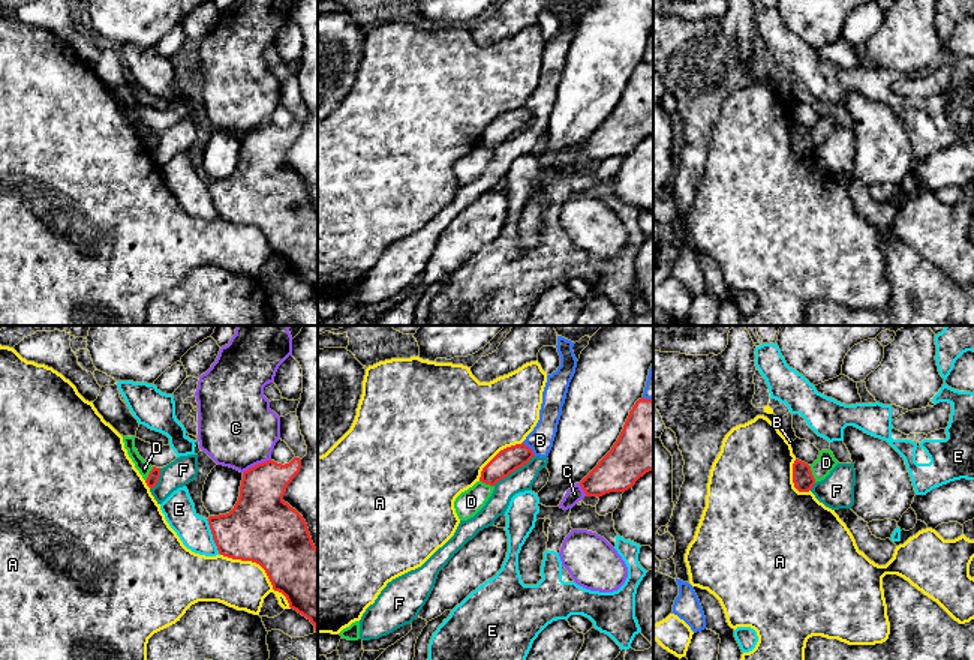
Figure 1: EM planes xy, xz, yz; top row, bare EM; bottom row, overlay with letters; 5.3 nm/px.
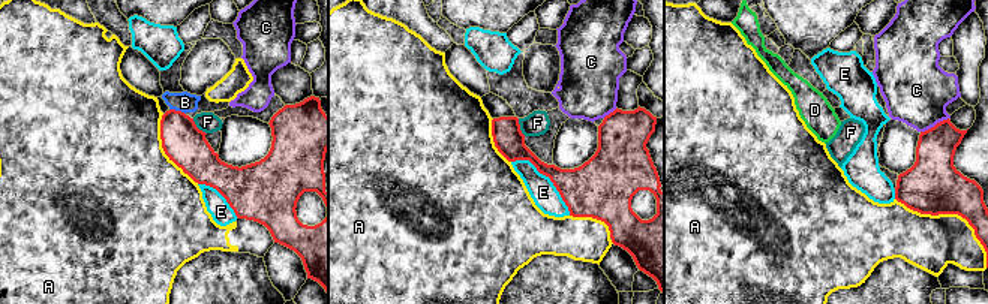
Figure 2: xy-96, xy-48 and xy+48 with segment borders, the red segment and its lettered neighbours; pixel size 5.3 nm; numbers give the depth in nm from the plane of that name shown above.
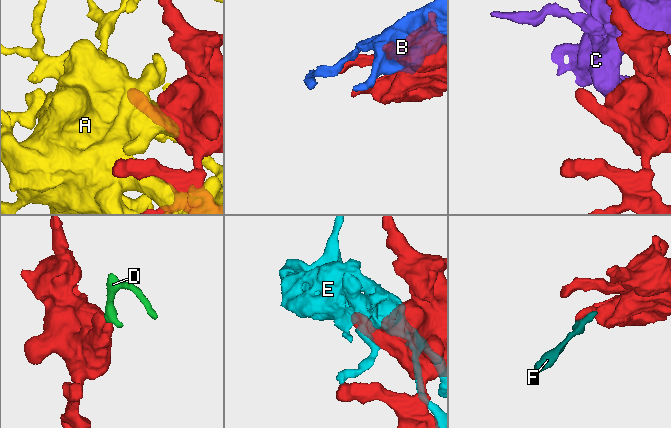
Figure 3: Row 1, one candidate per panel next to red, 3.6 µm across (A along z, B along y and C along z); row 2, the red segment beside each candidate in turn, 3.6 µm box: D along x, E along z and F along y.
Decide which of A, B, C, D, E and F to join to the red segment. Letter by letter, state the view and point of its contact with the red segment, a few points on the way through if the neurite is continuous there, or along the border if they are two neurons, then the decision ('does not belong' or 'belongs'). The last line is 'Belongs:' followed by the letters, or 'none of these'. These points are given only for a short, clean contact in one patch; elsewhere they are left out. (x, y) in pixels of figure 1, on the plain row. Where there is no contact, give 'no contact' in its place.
A: xy (262, 231) | does not belong
B: xz (529, 113) | does not belong
C: xy (258, 128) | does not belong
D: yz (811, 138) | across yz (803, 144), (811, 138), (826, 126) | belongs
E: xy (213, 201) | does not belong
F: xz (513, 135) | along xz (534, 119), (493, 149) | does not belong
Belongs: D

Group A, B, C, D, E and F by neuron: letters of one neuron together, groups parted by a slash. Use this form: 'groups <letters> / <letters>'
groups A / B F / C / D / E

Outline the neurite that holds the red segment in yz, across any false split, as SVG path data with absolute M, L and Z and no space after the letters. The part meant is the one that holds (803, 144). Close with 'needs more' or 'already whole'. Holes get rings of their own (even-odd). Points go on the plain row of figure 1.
M821 114L818 123L808 129L799 123L793 128L793 147L799 156L809 156L817 146L824 144L839 126L829 114Z; needs more

